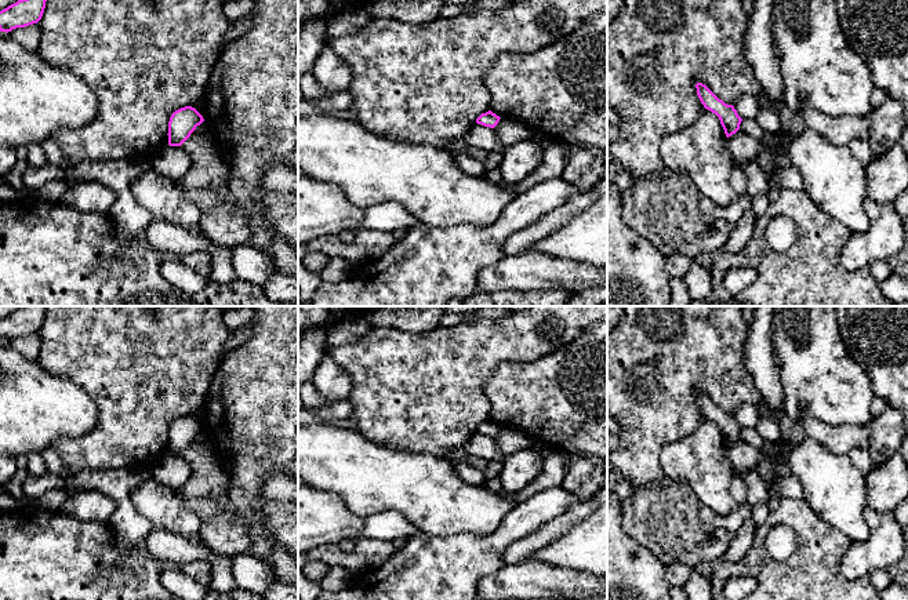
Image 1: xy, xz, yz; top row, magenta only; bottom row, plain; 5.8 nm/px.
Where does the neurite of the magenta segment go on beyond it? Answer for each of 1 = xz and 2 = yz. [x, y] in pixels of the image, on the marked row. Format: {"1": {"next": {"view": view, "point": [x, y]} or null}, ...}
{"1": {"next": null}, "2": {"next": null}}

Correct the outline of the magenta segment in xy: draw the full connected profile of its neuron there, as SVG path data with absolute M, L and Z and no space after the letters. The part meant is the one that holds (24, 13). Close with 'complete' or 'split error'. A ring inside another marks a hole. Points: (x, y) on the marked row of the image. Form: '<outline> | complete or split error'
M18 0L0 11L0 32L11 32L37 23L44 12L47 0Z | complete

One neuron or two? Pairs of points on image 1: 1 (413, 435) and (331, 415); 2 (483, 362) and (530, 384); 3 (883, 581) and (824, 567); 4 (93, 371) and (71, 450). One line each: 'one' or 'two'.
1: two
2: two
3: two
4: one

